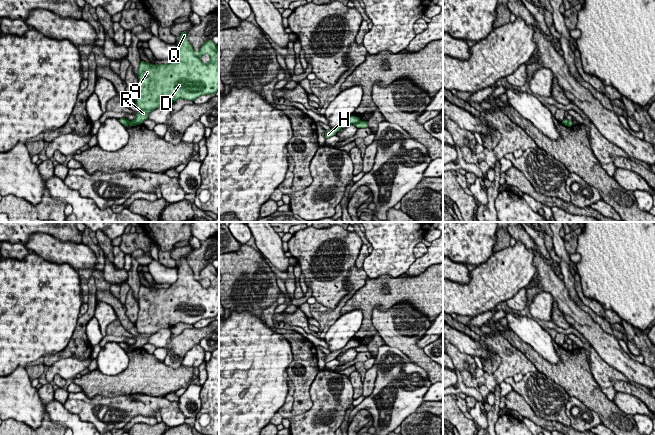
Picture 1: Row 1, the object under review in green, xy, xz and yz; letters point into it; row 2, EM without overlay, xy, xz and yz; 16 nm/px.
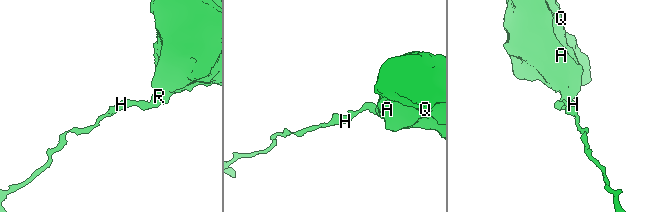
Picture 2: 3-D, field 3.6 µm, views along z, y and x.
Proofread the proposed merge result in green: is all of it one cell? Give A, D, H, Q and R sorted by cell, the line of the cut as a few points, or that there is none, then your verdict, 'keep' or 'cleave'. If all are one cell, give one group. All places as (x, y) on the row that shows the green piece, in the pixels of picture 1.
groups A D Q R / H; cut xz (360, 121), (354, 123); cleave

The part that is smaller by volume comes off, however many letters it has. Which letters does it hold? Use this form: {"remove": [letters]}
{"remove": ["H"]}

